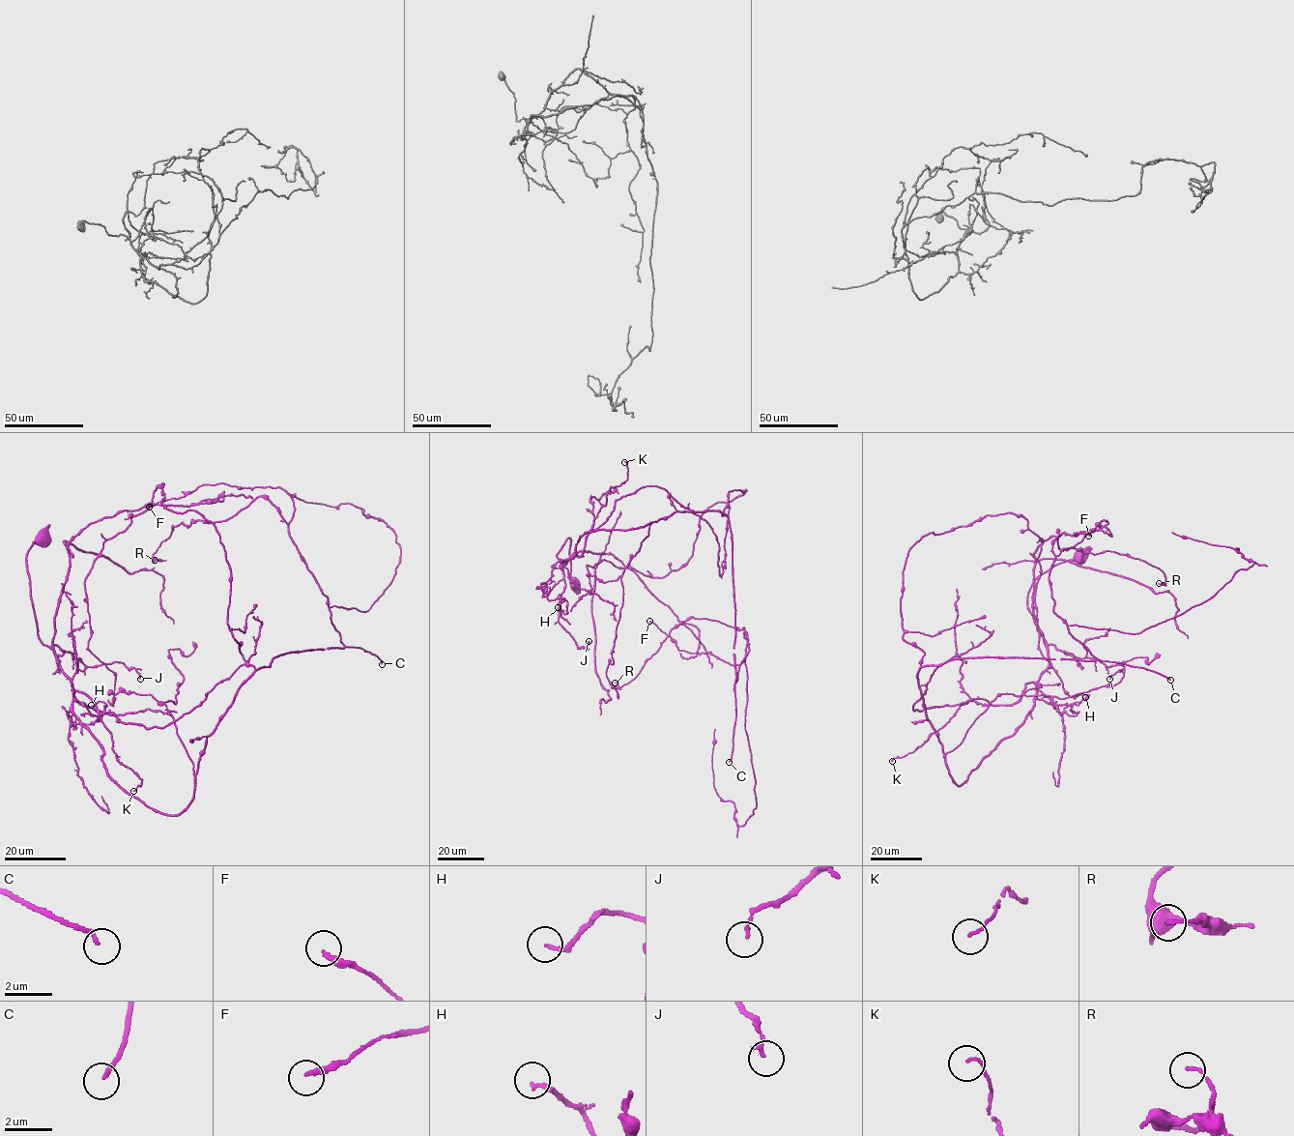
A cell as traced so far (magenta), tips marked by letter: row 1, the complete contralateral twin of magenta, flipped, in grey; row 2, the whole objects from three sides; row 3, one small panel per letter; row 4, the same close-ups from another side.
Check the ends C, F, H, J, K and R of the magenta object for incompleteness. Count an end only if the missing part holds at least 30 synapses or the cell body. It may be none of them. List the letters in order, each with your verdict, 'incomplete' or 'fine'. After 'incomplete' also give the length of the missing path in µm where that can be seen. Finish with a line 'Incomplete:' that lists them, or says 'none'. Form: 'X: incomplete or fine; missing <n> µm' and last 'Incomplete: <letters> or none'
C: incomplete; missing 170 µm
F: fine
H: fine
J: fine
K: fine
R: fine
Incomplete: C

